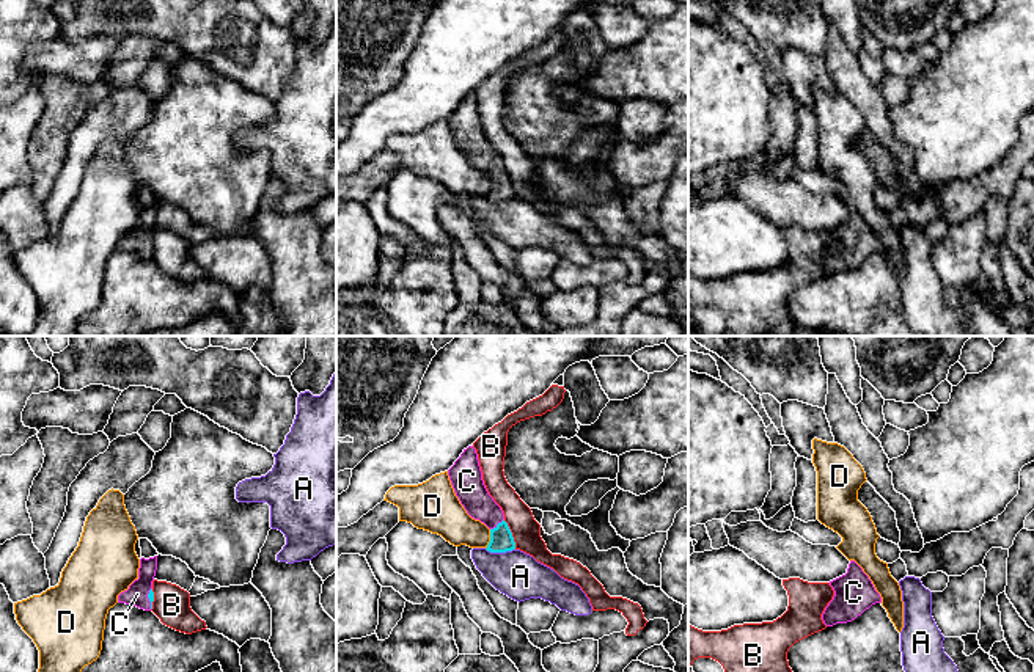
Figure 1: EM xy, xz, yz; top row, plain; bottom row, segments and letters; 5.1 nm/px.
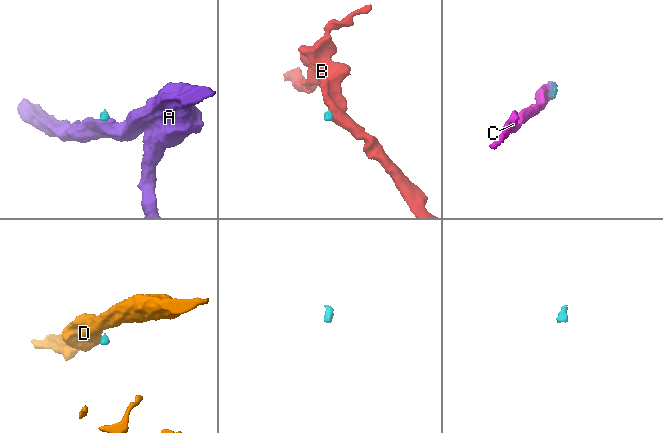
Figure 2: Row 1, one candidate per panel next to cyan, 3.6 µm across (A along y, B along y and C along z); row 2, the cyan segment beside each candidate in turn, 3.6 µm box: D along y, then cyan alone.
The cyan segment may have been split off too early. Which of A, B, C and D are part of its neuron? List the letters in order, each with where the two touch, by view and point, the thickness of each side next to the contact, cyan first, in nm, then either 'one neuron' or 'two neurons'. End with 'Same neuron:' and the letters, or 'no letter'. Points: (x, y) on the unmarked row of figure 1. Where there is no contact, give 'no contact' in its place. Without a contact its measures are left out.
A: xz (500, 200) | 120/240 nm | two neurons
B: xz (511, 182) | 120/150 nm | two neurons
C: xz (498, 171) | 120/160 nm | one neuron
D: xz (491, 187) | 120/190 nm | two neurons
Same neuron: C

